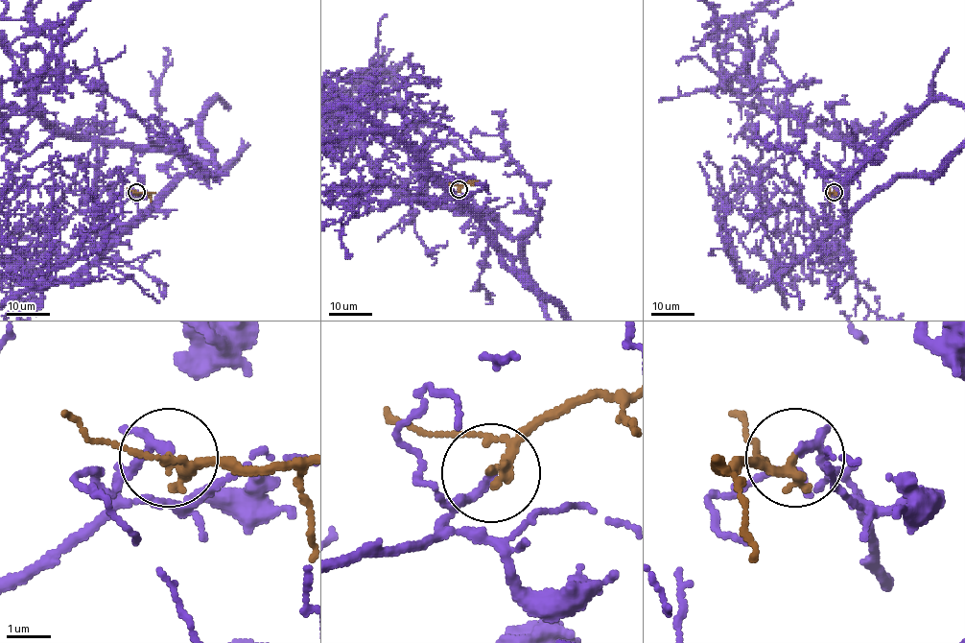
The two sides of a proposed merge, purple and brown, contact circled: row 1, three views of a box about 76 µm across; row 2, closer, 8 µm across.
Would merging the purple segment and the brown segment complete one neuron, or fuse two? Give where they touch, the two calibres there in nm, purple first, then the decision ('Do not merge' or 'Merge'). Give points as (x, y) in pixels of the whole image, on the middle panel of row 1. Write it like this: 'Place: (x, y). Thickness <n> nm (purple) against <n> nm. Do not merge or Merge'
Place: (458, 189). Thickness 140 nm (purple) against 180 nm. Merge

